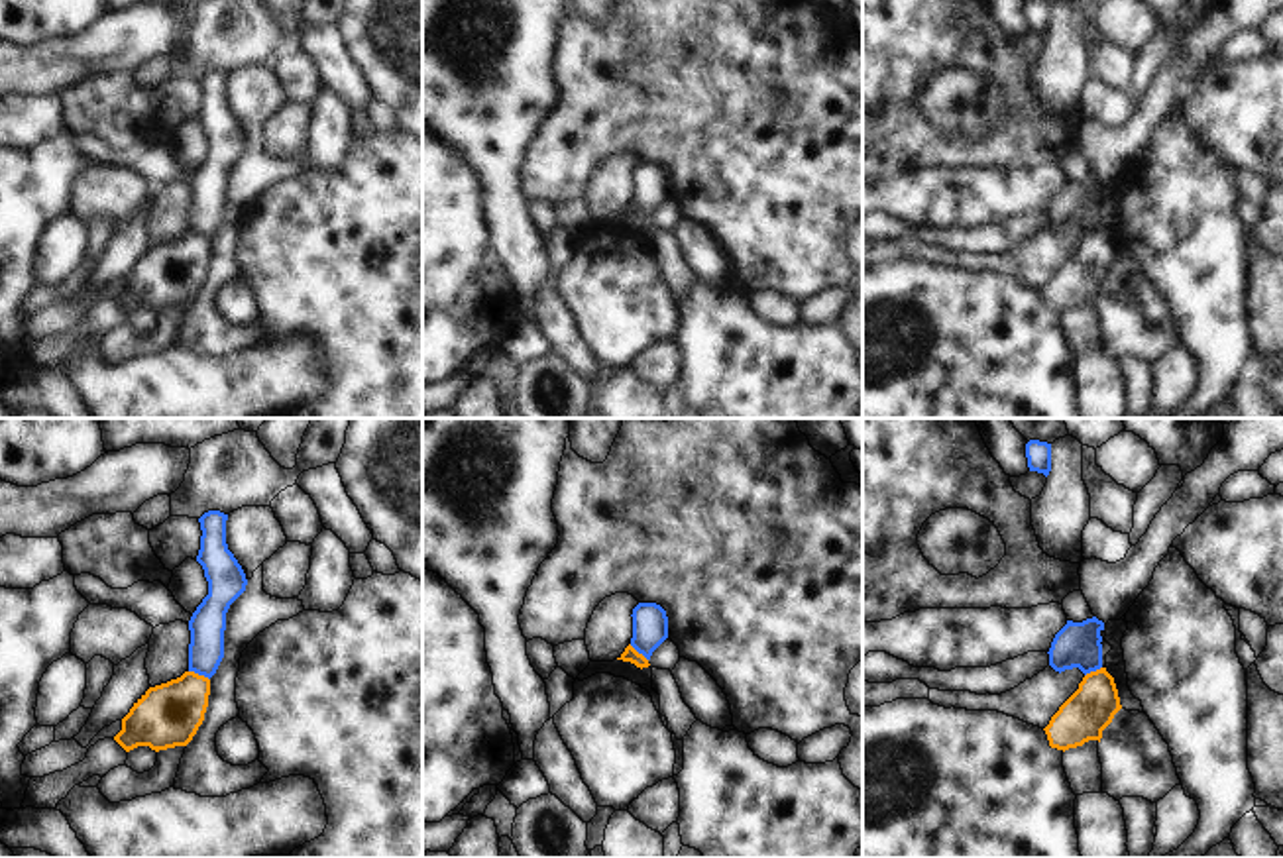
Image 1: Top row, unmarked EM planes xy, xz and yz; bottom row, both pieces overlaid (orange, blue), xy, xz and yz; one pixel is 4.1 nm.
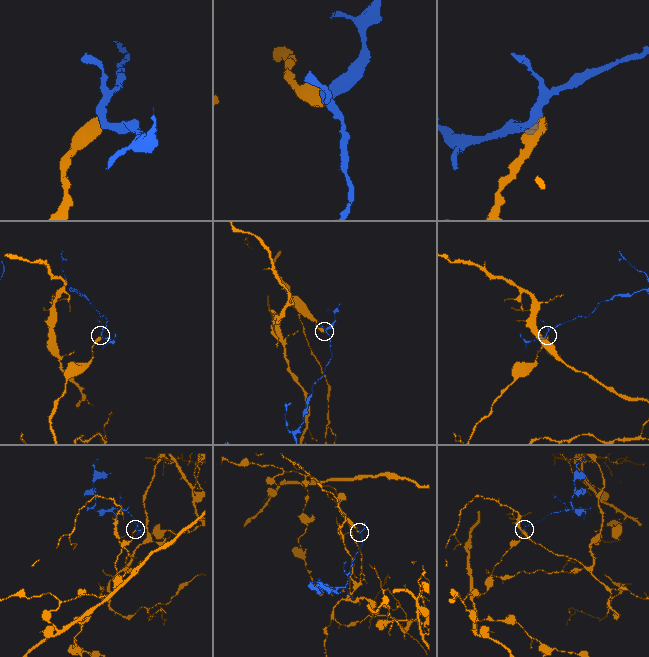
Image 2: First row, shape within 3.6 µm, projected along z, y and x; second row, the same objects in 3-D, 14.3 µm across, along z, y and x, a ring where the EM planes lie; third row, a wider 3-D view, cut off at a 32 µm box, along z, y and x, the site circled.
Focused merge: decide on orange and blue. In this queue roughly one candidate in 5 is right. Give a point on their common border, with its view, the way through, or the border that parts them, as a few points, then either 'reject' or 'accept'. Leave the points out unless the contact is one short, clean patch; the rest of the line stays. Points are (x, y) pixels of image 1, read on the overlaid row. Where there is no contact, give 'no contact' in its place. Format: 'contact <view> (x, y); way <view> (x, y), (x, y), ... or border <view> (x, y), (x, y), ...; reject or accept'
contact xy (197, 674); border xy (189, 670), (209, 680); reject

